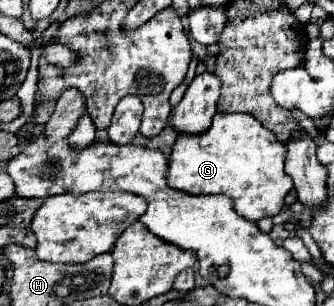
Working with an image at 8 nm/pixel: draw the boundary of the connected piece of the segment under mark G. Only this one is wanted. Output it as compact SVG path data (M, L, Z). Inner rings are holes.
M216 113L212 127L202 135L178 135L168 161L168 185L188 195L224 193L234 199L236 211L258 221L274 217L284 207L292 179L284 171L286 147L270 129L246 113Z

